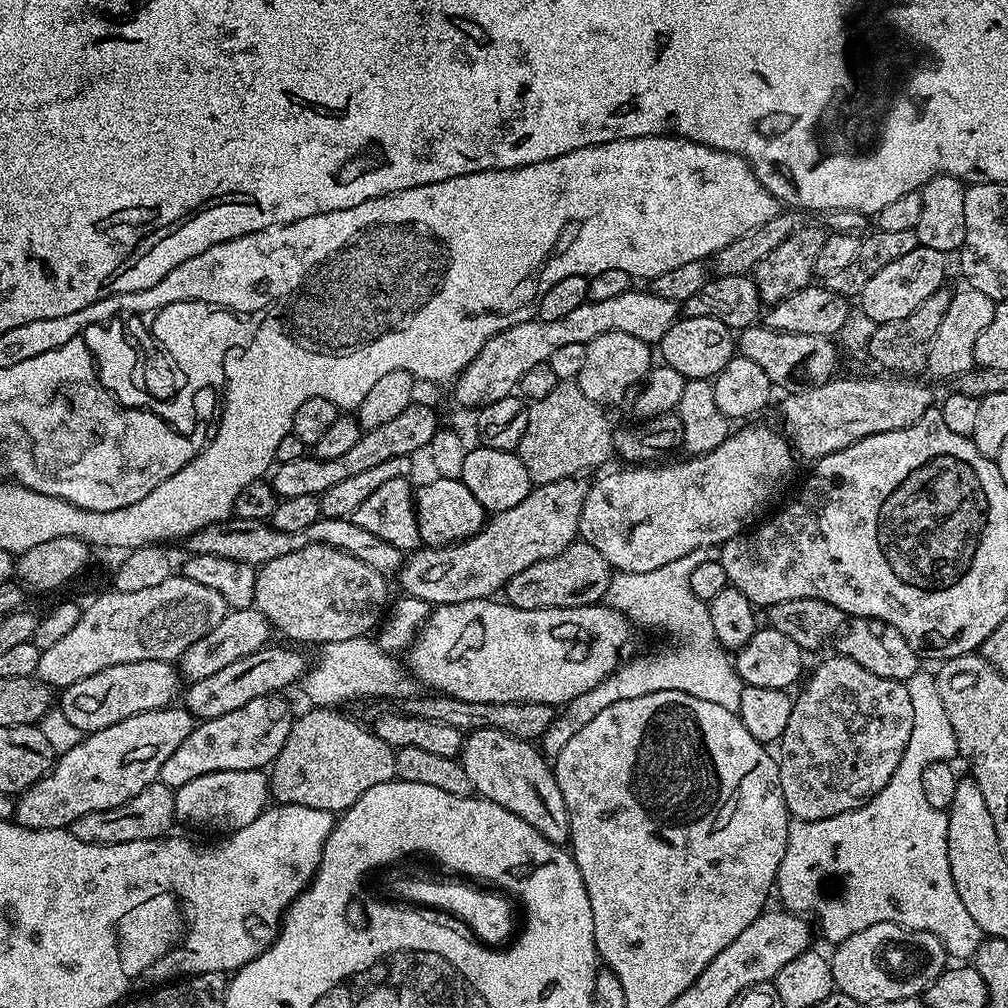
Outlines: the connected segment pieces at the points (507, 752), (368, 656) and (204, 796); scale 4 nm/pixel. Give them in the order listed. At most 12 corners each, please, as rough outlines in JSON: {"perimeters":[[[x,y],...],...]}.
{"perimeters":[[[487,728],[458,759],[475,795],[569,843],[570,814],[535,743]],[[371,635],[319,649],[303,677],[313,705],[381,696],[421,685]],[[261,770],[202,774],[175,789],[176,818],[231,834],[270,804]]]}

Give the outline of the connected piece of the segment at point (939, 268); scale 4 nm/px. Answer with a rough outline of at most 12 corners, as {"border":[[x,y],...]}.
{"border":[[919,247],[882,266],[858,297],[878,325],[945,287],[945,253]]}

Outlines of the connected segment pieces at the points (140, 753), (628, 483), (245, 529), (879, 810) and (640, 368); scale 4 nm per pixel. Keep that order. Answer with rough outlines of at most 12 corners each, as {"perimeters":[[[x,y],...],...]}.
{"perimeters":[[[187,708],[87,733],[15,797],[15,823],[68,828],[157,783]],[[737,427],[589,487],[579,539],[639,574],[739,536],[791,482],[783,431]],[[229,518],[187,537],[189,553],[253,566],[325,544],[385,578],[404,567],[398,546],[351,518],[286,534]],[[936,677],[906,681],[914,730],[879,794],[792,820],[785,909],[831,942],[868,924],[982,939],[922,770],[957,755]],[[607,332],[586,345],[574,383],[620,404],[653,367],[653,345]]]}

